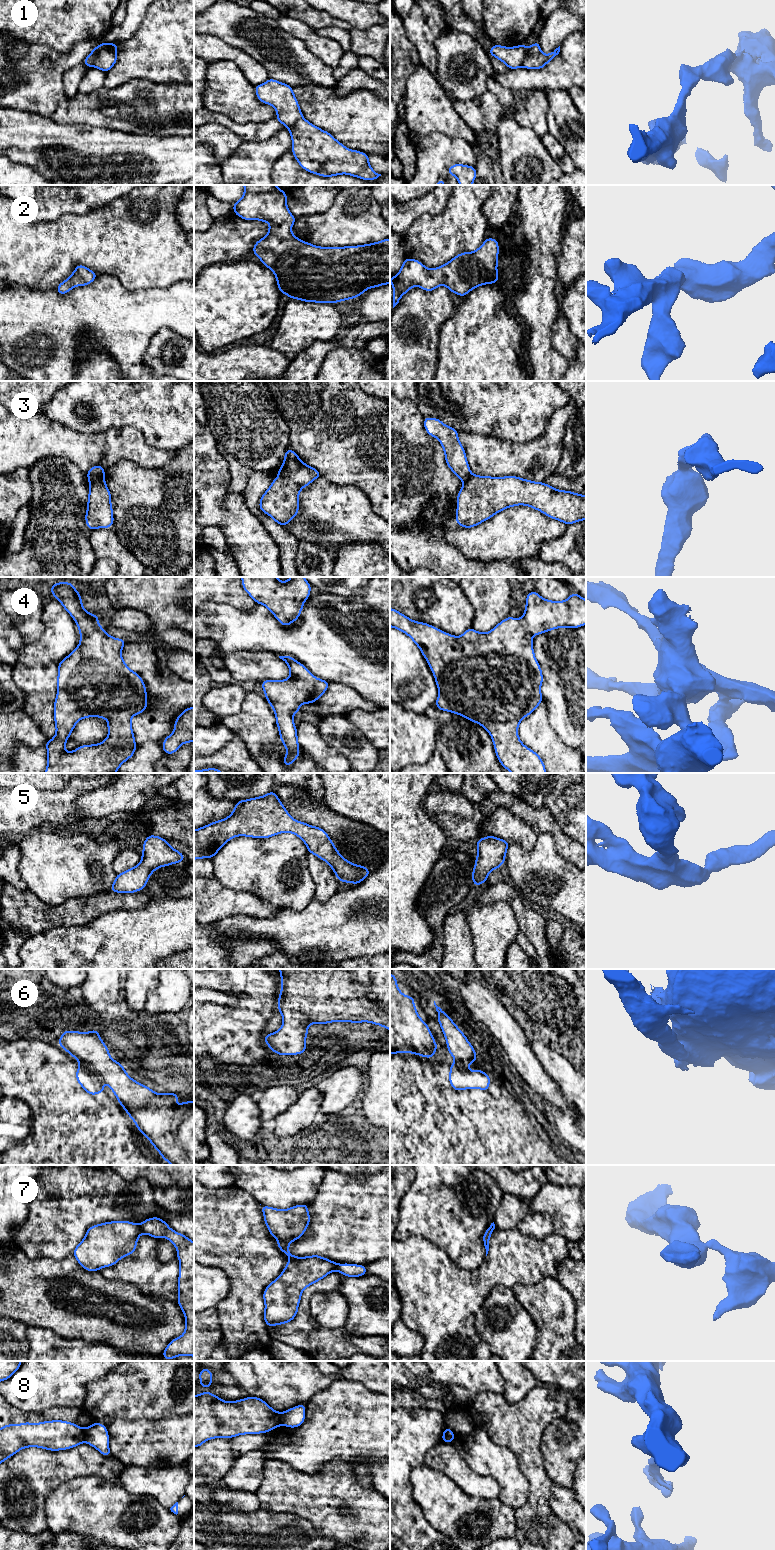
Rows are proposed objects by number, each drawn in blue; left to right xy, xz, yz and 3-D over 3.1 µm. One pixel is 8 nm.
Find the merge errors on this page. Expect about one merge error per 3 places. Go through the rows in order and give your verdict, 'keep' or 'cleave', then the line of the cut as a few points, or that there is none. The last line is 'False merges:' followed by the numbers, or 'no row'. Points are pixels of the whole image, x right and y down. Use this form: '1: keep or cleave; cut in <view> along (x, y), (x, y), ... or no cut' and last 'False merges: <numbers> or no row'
1: cleave; cut in xy along (100, 45), (93, 65)
2: keep; no cut
3: cleave; cut in xy along (103, 476), (89, 481)
4: keep; no cut
5: keep; no cut
6: keep; no cut
7: cleave; cut in xy along (138, 1225), (142, 1231)
8: cleave; cut in xy along (83, 1429), (85, 1441)
False merges: 1, 3, 7, 8

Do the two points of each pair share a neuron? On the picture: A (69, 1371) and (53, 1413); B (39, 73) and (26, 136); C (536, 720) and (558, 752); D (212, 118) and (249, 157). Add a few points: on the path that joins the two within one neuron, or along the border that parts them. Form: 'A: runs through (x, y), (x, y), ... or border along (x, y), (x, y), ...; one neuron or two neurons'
A: border along (79, 1407), (49, 1407), (33, 1412); two neurons
B: border along (10, 107), (39, 113), (53, 121); two neurons
C: runs through (536, 728), (550, 744); one neuron
D: border along (243, 139), (266, 140); two neurons

